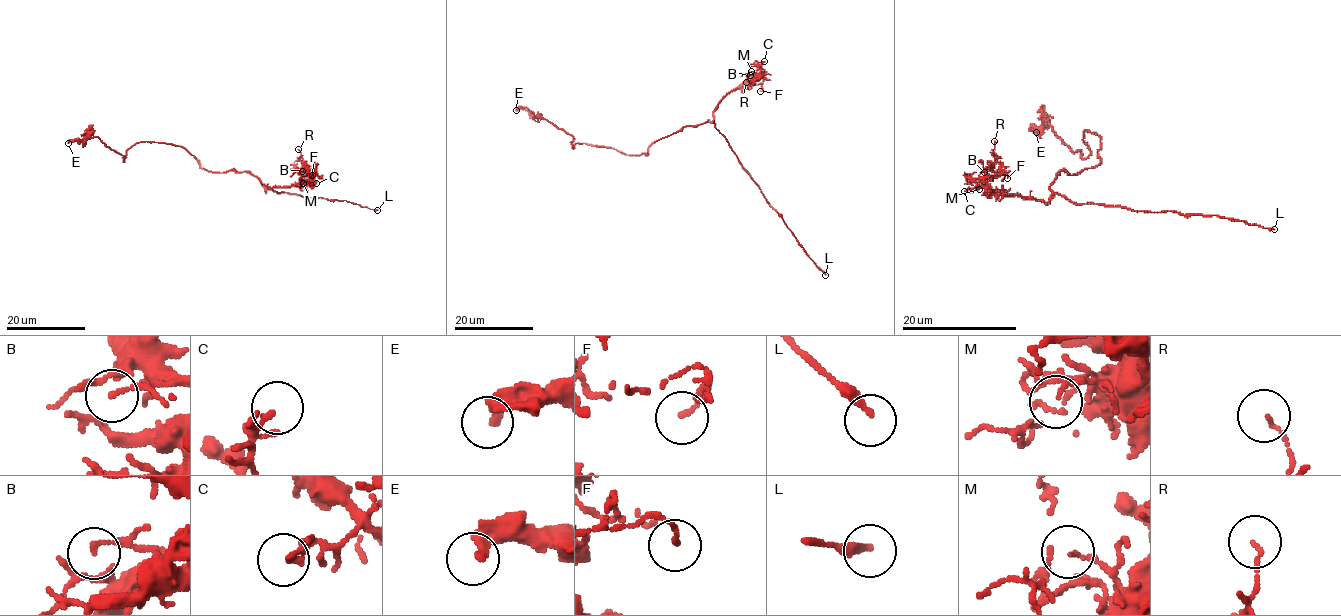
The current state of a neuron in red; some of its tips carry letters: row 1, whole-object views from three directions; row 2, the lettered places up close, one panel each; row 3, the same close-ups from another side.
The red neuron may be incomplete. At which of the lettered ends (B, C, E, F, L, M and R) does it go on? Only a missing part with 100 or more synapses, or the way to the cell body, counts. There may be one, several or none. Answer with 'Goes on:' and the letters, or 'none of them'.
Goes on: L

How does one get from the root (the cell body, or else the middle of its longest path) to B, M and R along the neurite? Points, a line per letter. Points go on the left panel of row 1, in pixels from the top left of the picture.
B: (233, 170), (250, 172), (265, 191), (276, 186), (302, 185), (313, 175), (312, 170), (302, 171)
M: (233, 170), (250, 172), (265, 191), (276, 186), (301, 186), (307, 180), (303, 183)
R: (233, 170), (250, 172), (265, 191), (276, 186), (300, 186), (313, 171), (304, 163), (298, 149)

